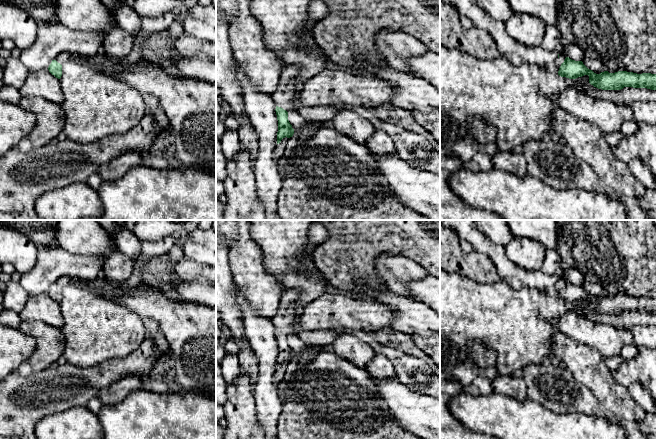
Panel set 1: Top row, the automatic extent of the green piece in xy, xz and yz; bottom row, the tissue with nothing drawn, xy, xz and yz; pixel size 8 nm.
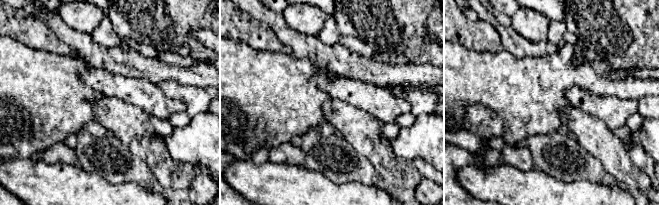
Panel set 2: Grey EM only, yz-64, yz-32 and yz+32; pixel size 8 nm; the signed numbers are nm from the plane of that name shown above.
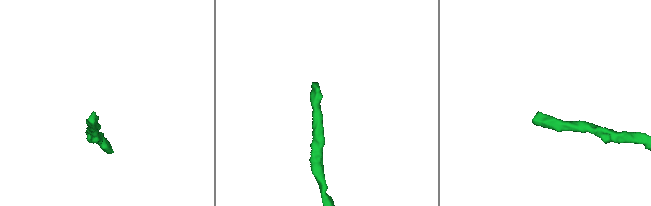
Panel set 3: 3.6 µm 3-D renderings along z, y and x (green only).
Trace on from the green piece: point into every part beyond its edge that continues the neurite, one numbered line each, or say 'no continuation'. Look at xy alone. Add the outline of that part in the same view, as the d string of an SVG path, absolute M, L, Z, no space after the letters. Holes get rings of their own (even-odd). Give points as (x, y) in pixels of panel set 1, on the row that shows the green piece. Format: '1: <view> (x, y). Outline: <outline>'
1: xy (63, 57). Outline: M62 52L58 56L56 56L54 60L56 60L58 63L63 65L64 63L66 63L70 59L71 59L70 52Z

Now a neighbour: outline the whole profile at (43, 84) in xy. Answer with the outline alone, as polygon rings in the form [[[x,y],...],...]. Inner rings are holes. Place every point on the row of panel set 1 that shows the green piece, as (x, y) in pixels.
[[[48,69],[30,72],[19,92],[21,96],[39,96],[57,104],[64,100],[60,79],[52,75]]]

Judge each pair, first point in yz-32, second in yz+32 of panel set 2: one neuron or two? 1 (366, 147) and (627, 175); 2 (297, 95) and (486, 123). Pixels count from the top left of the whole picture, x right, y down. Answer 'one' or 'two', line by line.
1: one
2: two

